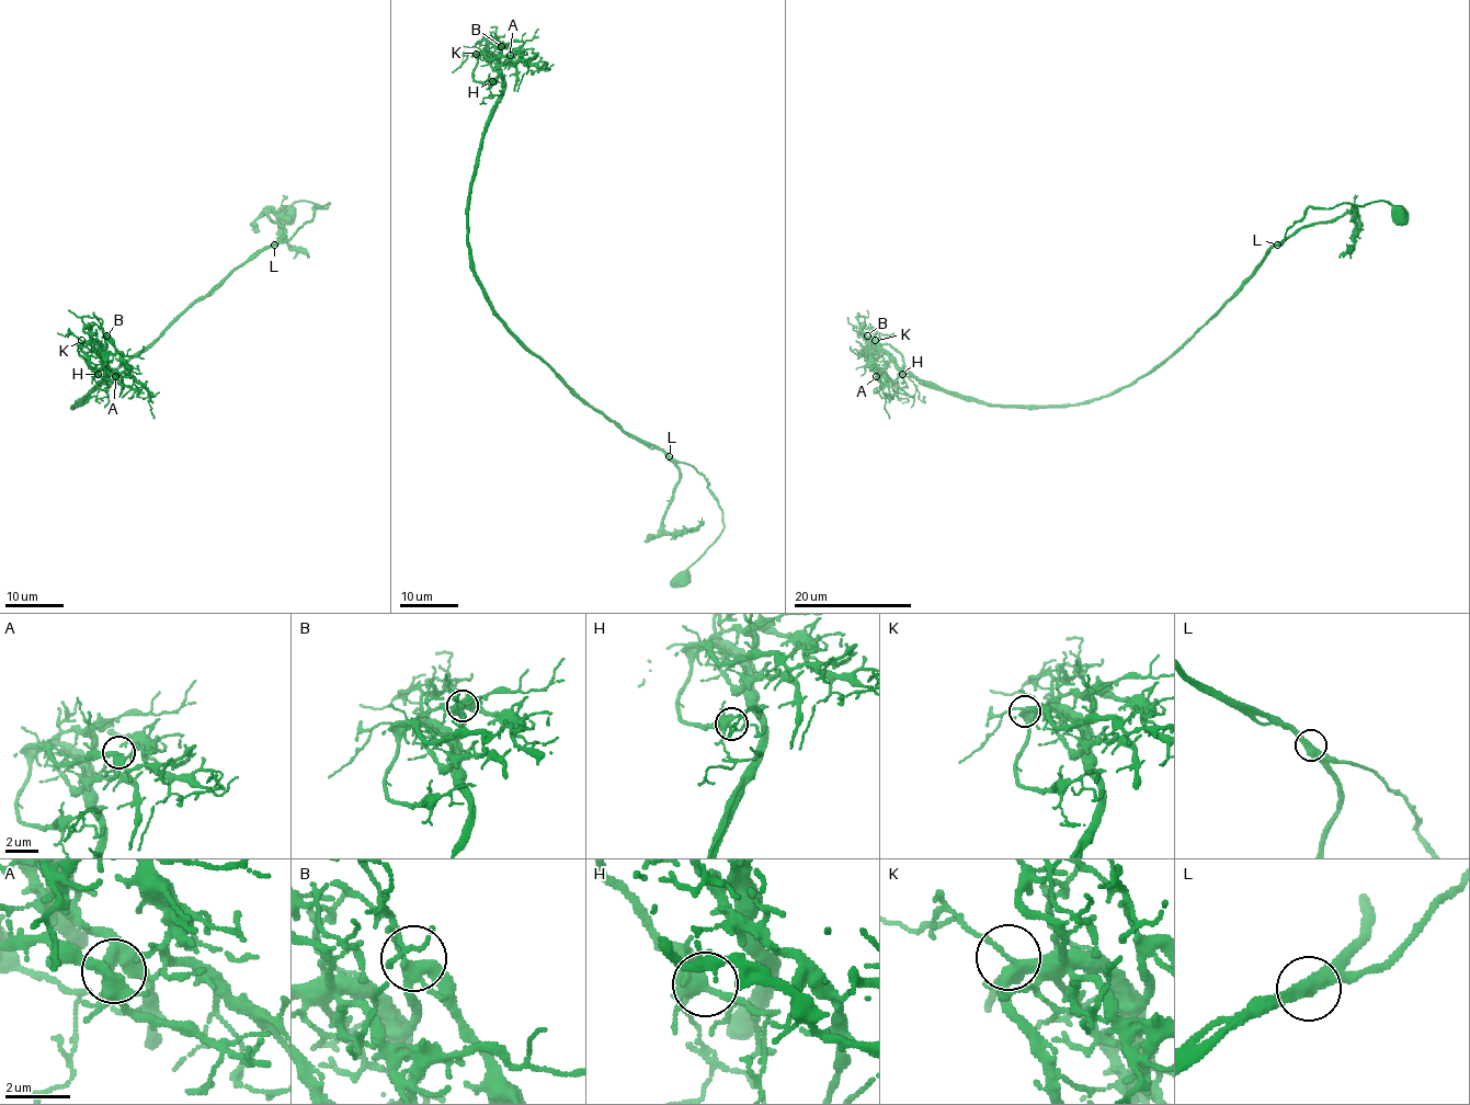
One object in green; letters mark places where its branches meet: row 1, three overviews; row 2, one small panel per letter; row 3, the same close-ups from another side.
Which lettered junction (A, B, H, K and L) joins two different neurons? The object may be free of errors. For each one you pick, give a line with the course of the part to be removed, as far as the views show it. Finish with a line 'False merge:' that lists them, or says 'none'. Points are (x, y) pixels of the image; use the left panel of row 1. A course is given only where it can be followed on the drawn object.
False merge: none

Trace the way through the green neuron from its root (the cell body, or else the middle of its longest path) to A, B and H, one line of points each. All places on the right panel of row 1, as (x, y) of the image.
A: (1402, 217), (1382, 201), (1309, 206), (1176, 351), (1106, 396), (992, 406), (935, 389), (890, 361), (876, 376)
B: (1402, 217), (1382, 201), (1309, 206), (1176, 351), (1132, 383), (1079, 403), (960, 398), (910, 376), (867, 335)
H: (1402, 217), (1382, 201), (1309, 206), (1176, 351), (1106, 396), (984, 403), (876, 343), (902, 374)

